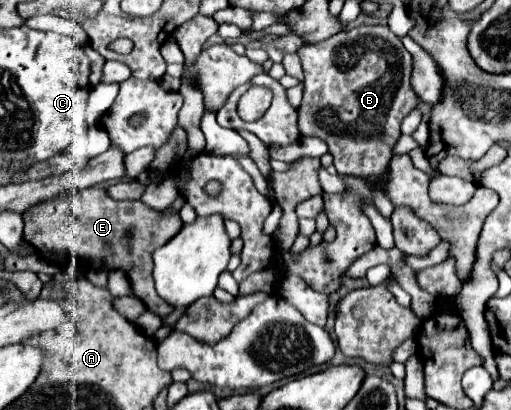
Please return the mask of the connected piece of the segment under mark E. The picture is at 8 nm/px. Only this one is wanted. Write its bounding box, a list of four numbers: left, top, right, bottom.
[24,186,182,318]

